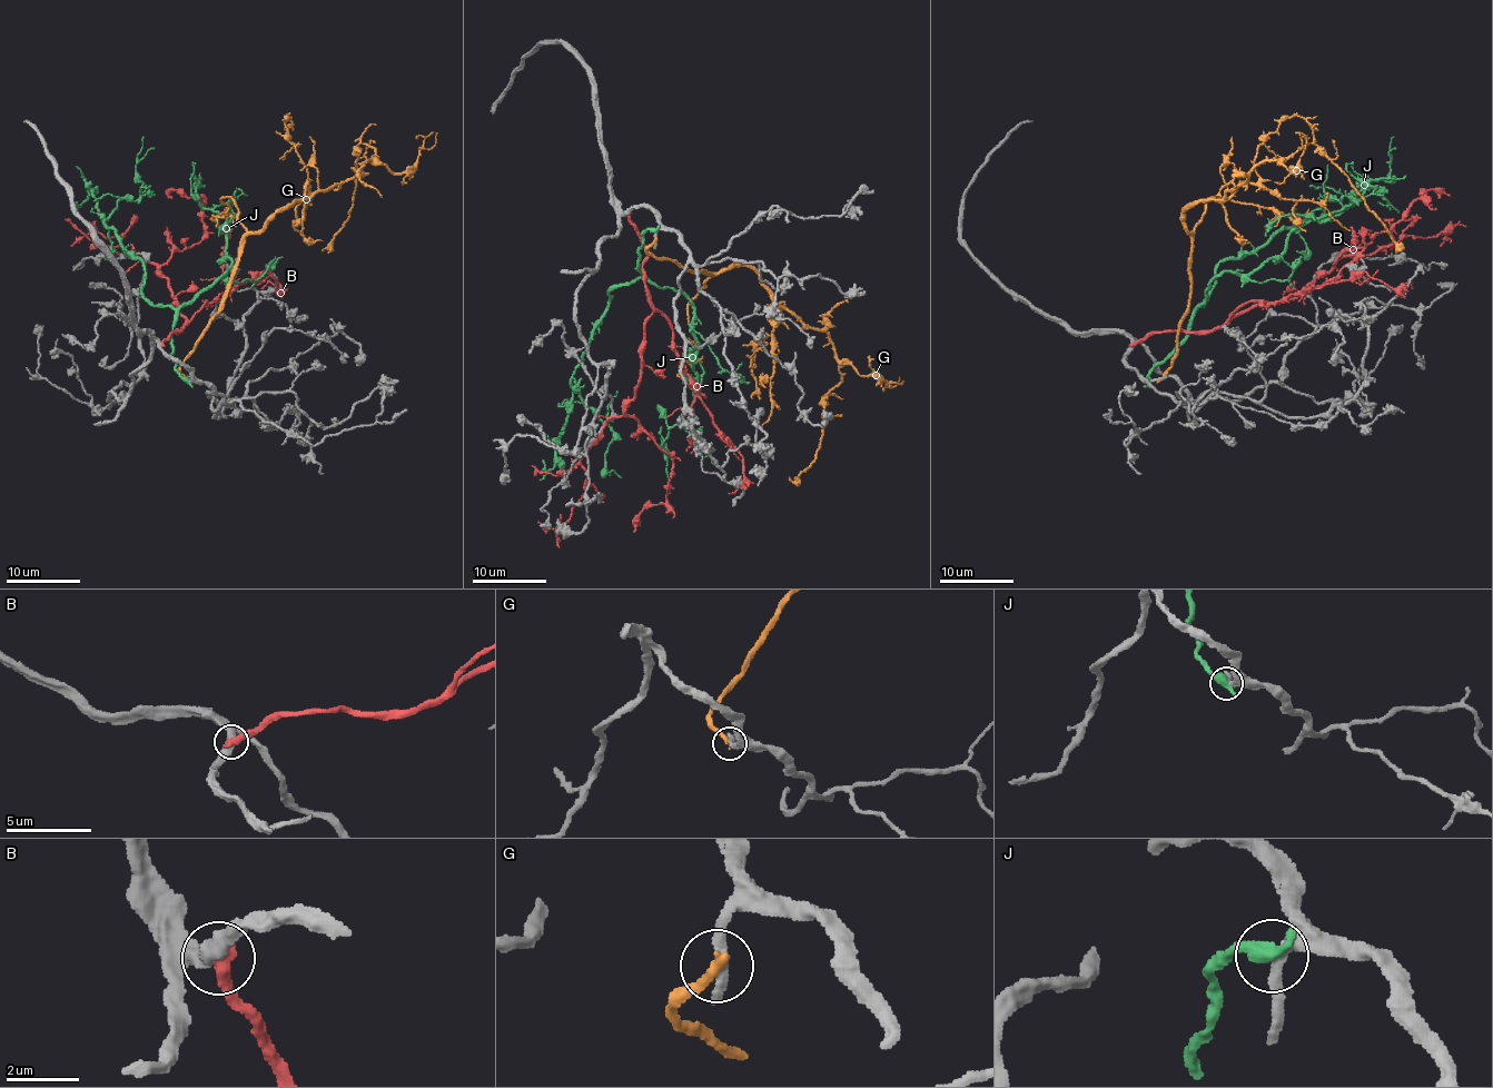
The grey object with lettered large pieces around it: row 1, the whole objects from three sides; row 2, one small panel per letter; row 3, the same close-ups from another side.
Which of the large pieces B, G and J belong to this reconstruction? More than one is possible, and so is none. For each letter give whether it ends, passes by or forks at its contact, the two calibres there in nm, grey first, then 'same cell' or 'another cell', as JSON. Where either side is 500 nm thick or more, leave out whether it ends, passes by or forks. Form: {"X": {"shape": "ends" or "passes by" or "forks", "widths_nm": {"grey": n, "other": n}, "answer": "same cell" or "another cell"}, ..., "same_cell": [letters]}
{"B": {"shape": "ends", "widths_nm": {"grey": 440, "other": 440}, "answer": "another cell"}, "G": {"shape": "ends", "widths_nm": {"grey": 360, "other": 280}, "answer": "another cell"}, "J": {"widths_nm": {"grey": 280, "other": 500}, "answer": "another cell"}, "same_cell": []}

